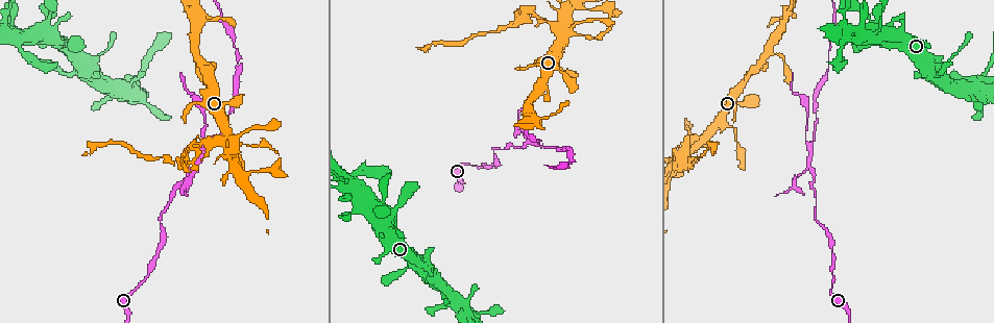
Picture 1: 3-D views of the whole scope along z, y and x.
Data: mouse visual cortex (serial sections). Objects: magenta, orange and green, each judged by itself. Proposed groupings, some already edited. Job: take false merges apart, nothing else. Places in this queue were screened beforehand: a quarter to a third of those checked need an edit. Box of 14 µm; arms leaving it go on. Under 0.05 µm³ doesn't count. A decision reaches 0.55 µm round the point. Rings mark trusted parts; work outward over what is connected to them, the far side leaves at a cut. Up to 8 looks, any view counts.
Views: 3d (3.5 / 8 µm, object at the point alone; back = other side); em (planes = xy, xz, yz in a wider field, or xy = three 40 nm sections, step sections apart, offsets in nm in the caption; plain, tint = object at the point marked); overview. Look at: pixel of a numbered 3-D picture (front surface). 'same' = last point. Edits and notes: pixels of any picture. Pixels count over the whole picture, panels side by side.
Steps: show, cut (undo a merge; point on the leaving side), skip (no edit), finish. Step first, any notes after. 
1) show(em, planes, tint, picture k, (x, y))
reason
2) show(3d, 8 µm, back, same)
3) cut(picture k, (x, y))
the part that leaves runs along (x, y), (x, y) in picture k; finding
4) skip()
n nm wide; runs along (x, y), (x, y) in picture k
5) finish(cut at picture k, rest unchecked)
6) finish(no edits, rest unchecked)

show(3d, 3.5 µm, picture 1, (142, 282))
narrows sharply

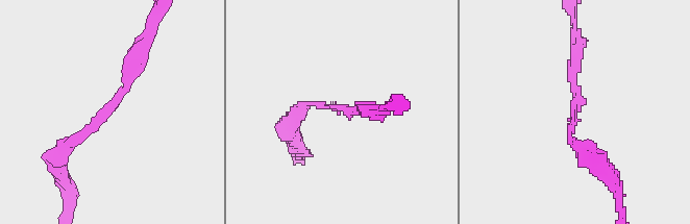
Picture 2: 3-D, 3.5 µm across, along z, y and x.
show(em, xy, step 2, tint, picture 2, (576, 112))
arms of 200, 200 nm

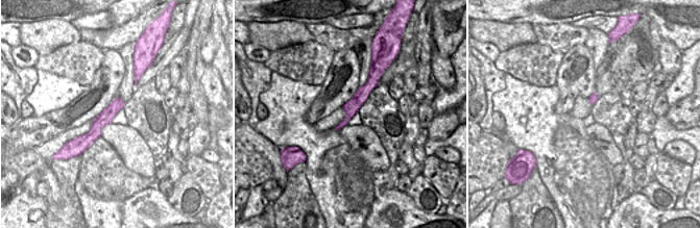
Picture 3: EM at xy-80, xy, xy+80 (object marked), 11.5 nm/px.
skip()
runs along (373, 74), (344, 122) in picture 3; continuous, no second cell

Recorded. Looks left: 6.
show(3d, 3.5 µm, picture 1, (135, 86))
looks like a crossing

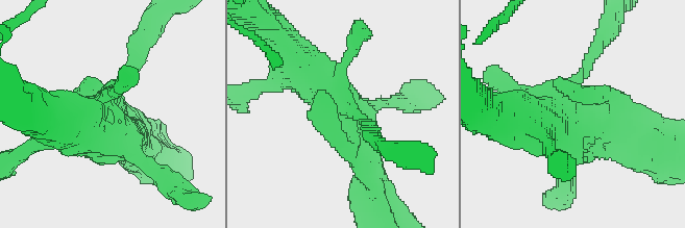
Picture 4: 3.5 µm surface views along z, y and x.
show(em, xy, step 5, plain, picture 4, (342, 107))

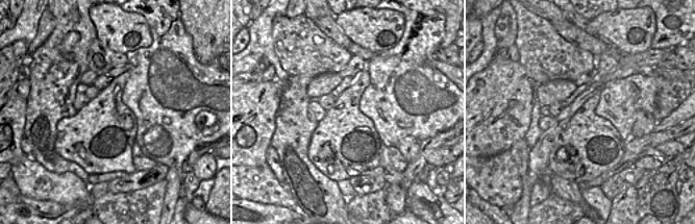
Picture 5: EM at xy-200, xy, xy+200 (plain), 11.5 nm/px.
show(em, xy, step 5, tint, same)

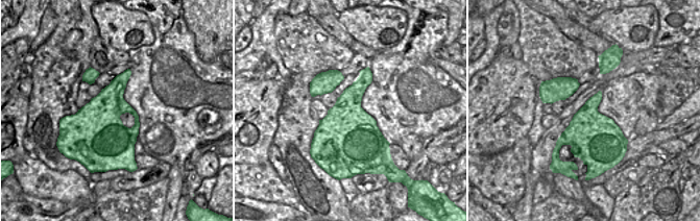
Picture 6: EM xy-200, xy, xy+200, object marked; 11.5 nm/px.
skip()
650 nm wide; runs along (288, 51), (342, 106), (355, 149) in picture 4; one cell here

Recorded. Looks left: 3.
show(3d, 3.5 µm, picture 1, (15, 36))
narrows sharply

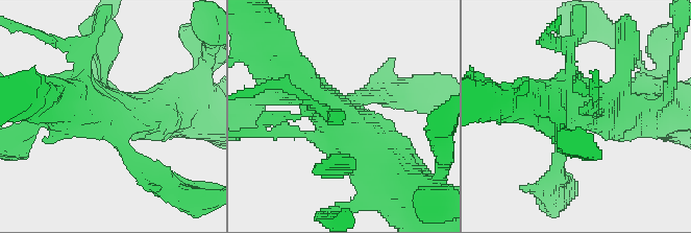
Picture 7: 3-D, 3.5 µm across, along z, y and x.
show(em, xy, step 3, tint, picture 7, (342, 125))

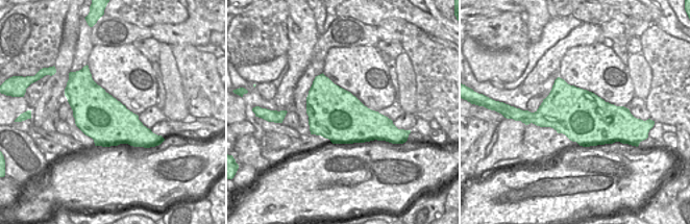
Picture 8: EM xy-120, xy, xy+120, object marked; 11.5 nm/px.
skip()
runs along (636, 108), (574, 117), (561, 159) in picture 7; one cell here

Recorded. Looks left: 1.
finish(no edits, rest unchecked)

